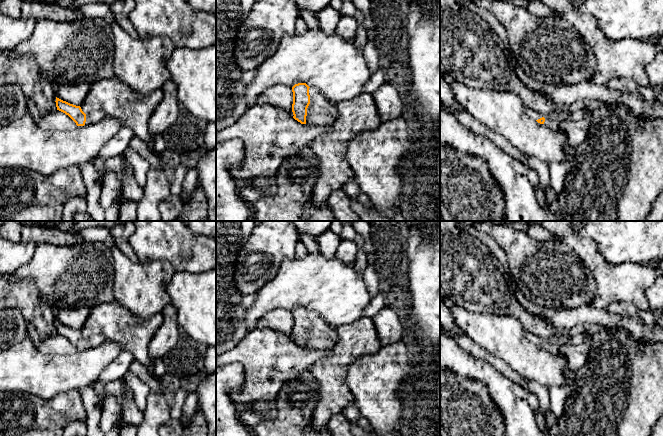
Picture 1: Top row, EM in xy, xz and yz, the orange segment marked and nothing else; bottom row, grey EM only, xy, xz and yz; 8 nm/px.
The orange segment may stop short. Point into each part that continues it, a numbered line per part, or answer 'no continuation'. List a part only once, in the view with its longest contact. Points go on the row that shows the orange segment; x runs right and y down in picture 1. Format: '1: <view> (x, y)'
1: xz (320, 112)

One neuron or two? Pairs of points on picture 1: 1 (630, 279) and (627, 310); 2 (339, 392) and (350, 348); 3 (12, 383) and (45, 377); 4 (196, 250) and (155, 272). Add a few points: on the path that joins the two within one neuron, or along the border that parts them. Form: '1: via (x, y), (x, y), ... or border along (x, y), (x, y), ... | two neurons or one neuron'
1: border along (605, 308), (614, 302), (631, 302), (639, 309) | two neurons
2: via (339, 381), (340, 359) | one neuron
3: via (20, 377), (37, 377) | one neuron
4: border along (147, 260), (167, 260), (176, 271) | two neurons

